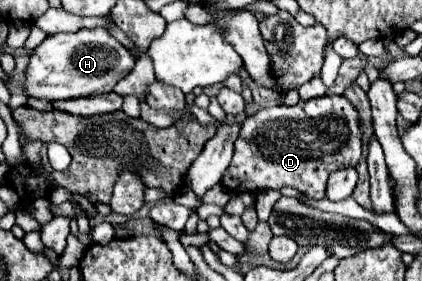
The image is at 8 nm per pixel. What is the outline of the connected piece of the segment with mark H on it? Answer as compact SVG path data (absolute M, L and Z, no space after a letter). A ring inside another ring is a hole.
M81 28L73 34L47 36L31 54L23 88L27 98L45 102L73 100L111 92L113 86L135 66L135 56L119 44L105 28Z

